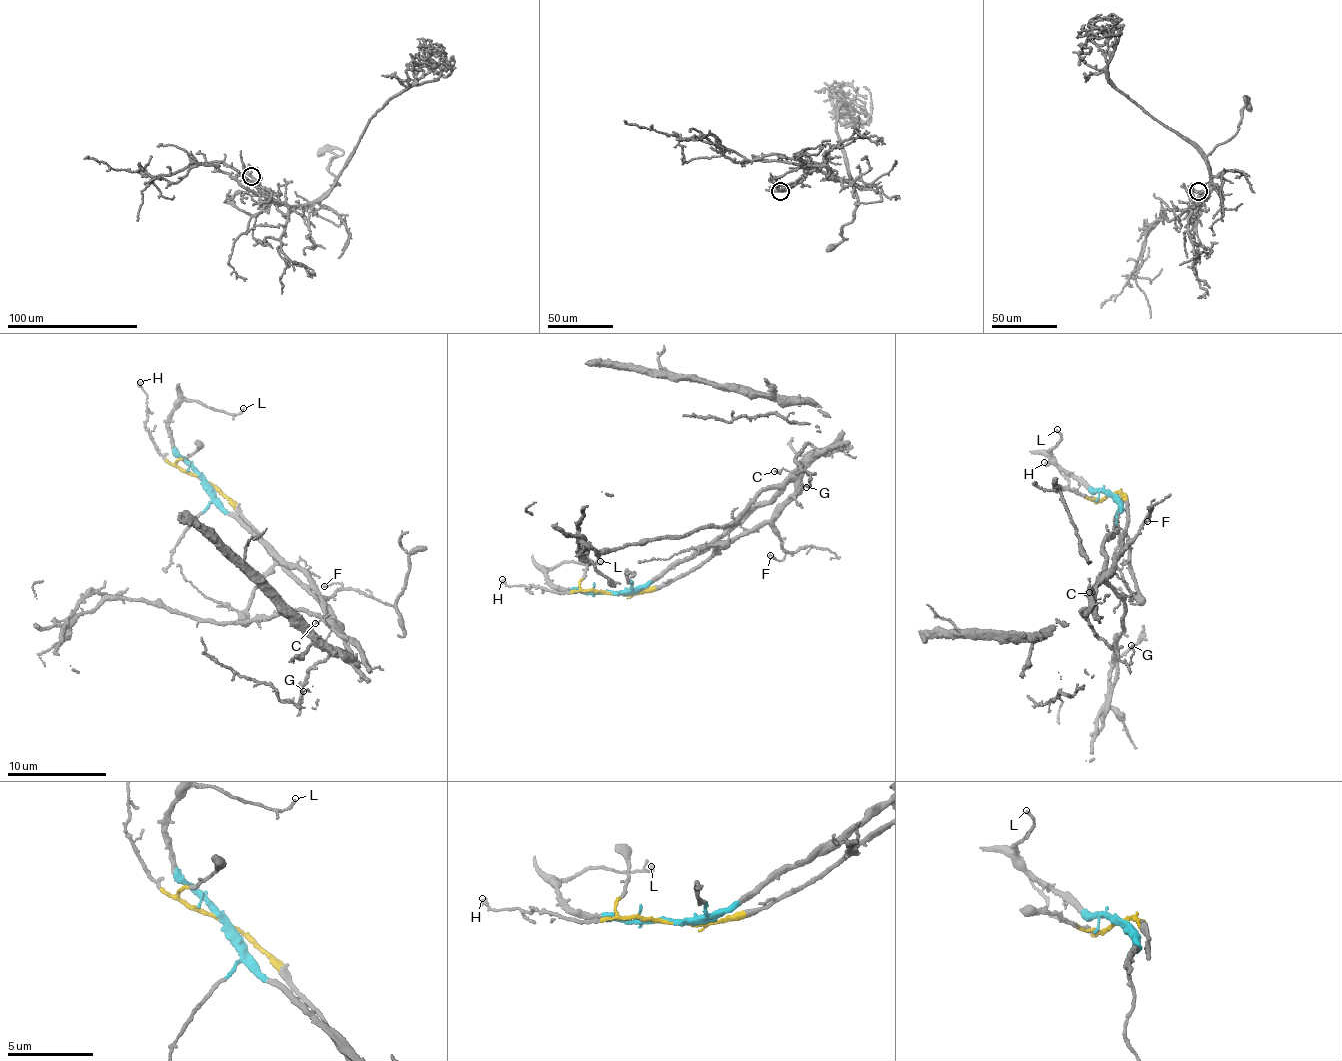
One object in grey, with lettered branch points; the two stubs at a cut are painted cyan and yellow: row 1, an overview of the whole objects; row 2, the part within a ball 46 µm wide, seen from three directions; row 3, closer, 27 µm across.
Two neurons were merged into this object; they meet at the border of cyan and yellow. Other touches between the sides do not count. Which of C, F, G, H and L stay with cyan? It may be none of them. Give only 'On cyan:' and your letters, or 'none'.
On cyan: C, L

